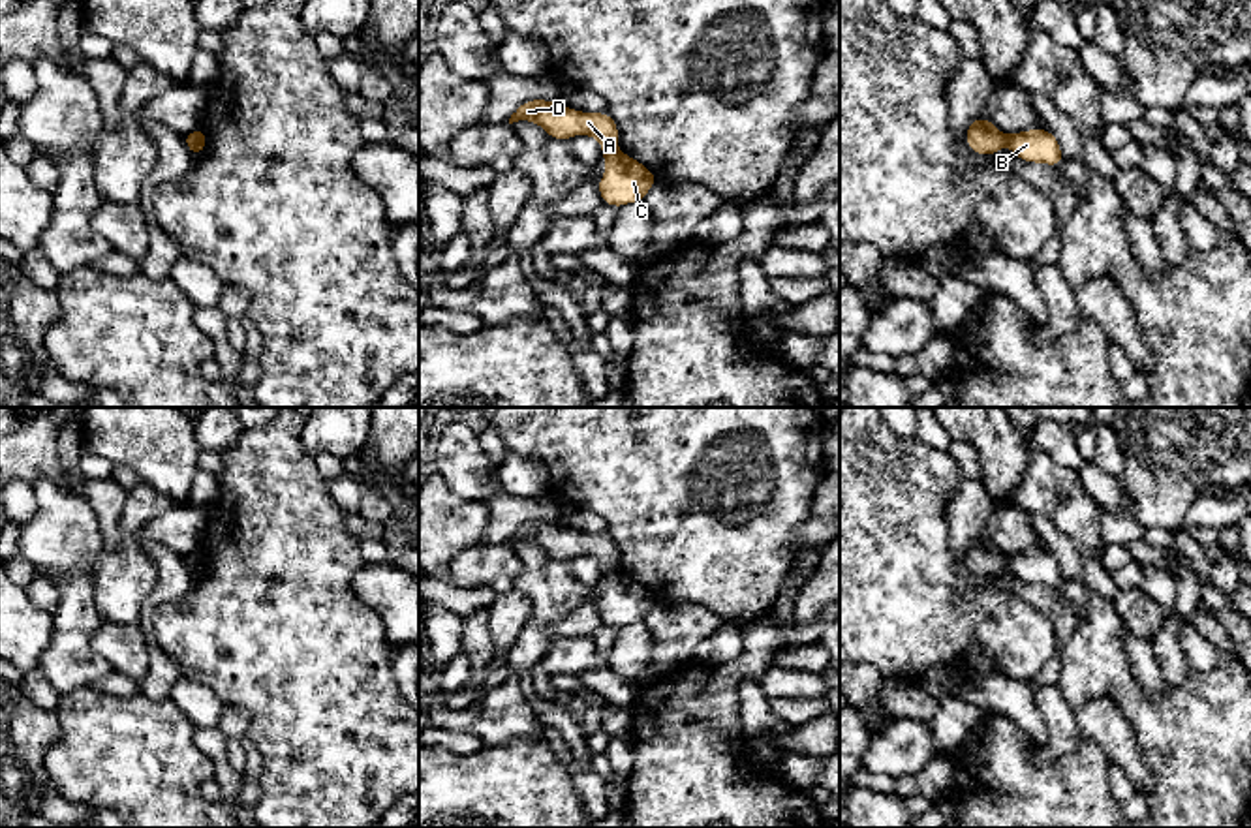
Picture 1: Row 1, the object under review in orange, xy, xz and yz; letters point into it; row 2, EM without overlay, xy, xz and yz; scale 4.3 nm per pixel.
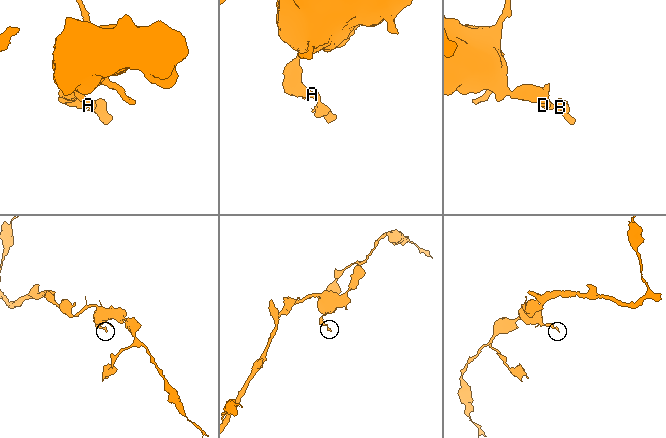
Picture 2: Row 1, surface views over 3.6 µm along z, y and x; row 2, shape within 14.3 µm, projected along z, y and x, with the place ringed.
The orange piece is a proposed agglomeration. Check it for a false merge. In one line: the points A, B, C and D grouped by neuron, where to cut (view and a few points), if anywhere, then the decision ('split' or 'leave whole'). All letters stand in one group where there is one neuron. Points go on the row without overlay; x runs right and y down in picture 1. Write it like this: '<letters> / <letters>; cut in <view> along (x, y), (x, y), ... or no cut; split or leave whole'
A D / B C; cut in xz along (617, 569), (605, 575); split

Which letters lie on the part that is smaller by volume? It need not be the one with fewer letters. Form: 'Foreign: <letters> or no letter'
Foreign: B, C

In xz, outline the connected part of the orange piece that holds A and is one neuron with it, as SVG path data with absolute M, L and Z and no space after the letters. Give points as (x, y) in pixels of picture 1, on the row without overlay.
M530 520L515 529L509 544L532 541L541 546L550 560L569 561L577 554L592 556L605 575L618 571L618 546L609 533L584 533L567 529L548 520Z

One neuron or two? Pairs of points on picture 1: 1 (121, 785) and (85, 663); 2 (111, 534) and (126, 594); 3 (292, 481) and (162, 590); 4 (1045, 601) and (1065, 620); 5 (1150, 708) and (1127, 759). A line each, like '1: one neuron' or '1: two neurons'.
1: two neurons
2: one neuron
3: two neurons
4: one neuron
5: two neurons

